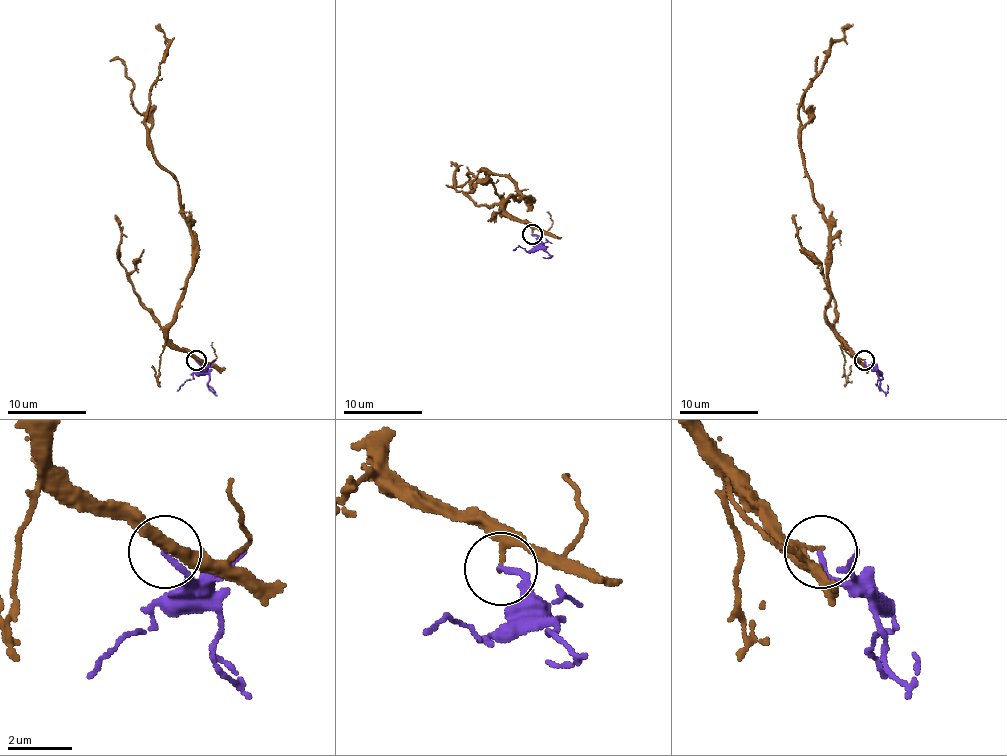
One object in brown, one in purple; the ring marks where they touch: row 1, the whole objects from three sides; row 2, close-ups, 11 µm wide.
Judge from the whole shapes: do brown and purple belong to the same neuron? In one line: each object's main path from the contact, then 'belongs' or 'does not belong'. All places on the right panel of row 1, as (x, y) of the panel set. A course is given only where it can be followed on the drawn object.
course brown (865, 358), (839, 339), (825, 315), (829, 232), (799, 153), (803, 89), (819, 71), (829, 46), (853, 24); course purple (865, 360), (877, 372), (879, 386), (885, 392), (888, 390), (886, 384); does not belong

